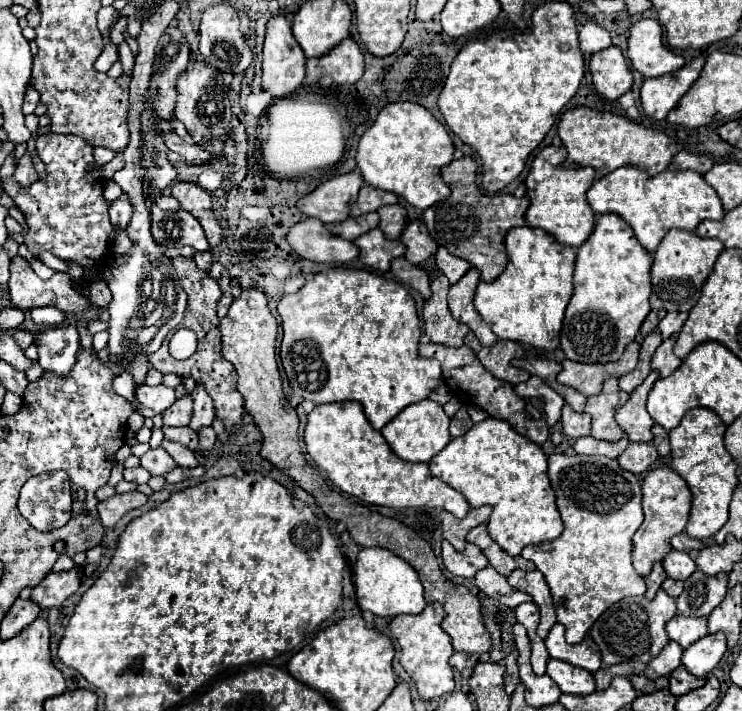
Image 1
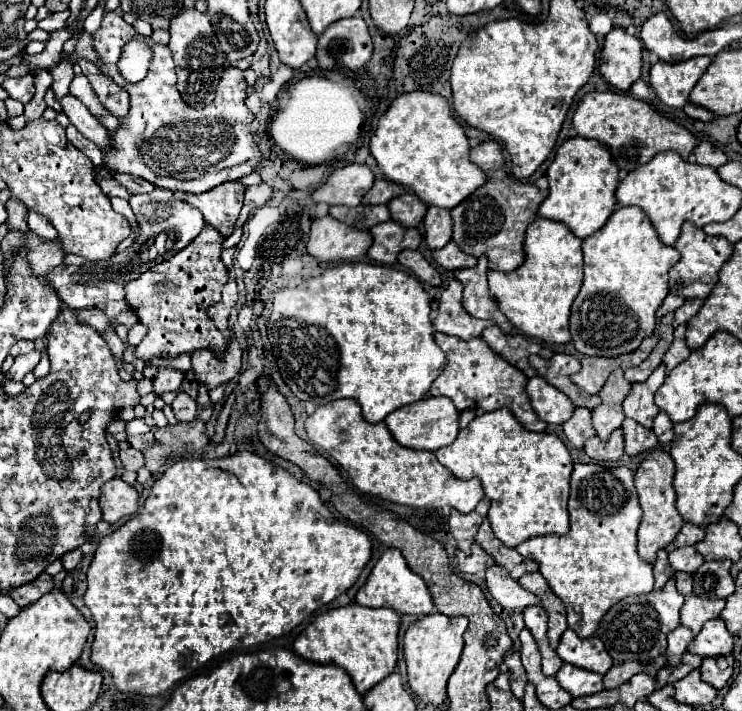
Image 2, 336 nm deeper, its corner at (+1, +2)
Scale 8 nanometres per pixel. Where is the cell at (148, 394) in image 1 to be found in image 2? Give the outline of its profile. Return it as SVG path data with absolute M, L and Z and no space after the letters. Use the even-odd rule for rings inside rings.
M146 365L144 367L144 377L148 377L154 385L154 393L166 393L166 391L178 391L182 381L184 381L184 373L172 367L158 367L158 365Z

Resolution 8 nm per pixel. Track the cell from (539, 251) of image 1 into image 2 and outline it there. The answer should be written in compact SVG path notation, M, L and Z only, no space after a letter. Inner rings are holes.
M536 217L526 231L526 259L512 273L488 271L489 291L506 319L524 335L546 343L568 343L568 317L582 285L582 239L564 223Z

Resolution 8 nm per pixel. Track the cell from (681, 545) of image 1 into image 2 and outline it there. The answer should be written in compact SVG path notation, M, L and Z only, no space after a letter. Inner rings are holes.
M684 523L684 527L680 529L680 533L676 535L672 547L686 547L686 545L696 545L698 541L702 541L704 537L704 529L692 523Z

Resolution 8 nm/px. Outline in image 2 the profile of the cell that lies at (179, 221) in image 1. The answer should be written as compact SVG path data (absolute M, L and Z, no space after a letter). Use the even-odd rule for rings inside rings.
M156 187L152 193L146 195L132 195L130 207L136 215L136 223L140 227L140 235L136 241L112 255L104 261L86 261L82 265L58 265L54 271L46 275L50 285L54 285L60 301L70 305L72 309L90 309L90 307L104 307L108 301L120 301L124 299L124 285L132 279L136 279L140 273L152 269L154 265L174 257L178 251L182 251L204 227L204 217L198 209L194 209L188 203L178 201L172 191Z

